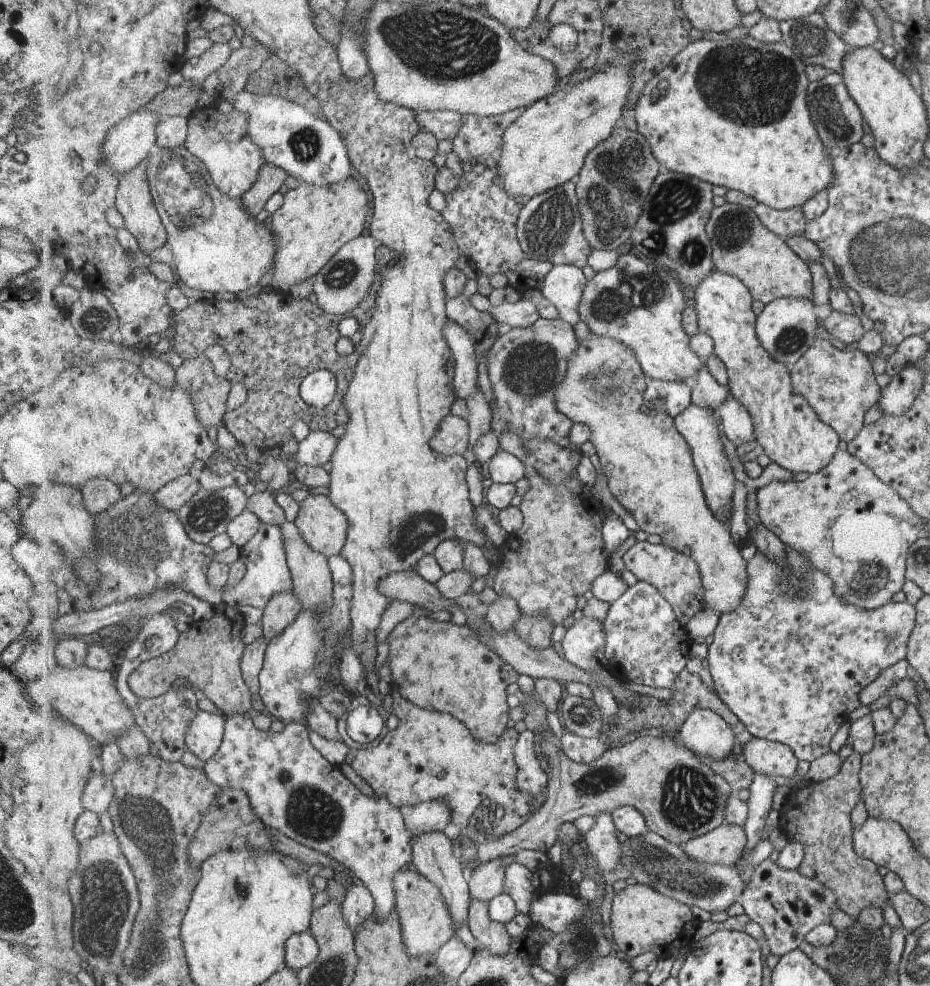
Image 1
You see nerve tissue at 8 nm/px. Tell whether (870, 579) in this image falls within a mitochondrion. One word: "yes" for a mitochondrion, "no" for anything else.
yes

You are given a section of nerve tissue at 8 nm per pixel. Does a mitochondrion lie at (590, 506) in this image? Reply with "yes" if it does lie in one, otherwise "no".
no

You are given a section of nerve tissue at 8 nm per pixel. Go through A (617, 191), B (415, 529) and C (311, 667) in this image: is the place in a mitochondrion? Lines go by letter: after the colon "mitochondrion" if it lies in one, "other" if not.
A: mitochondrion
B: mitochondrion
C: mitochondrion

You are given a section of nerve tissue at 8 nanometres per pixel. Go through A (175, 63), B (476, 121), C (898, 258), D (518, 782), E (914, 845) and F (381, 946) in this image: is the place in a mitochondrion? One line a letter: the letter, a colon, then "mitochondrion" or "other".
A: other
B: other
C: mitochondrion
D: other
E: other
F: other

